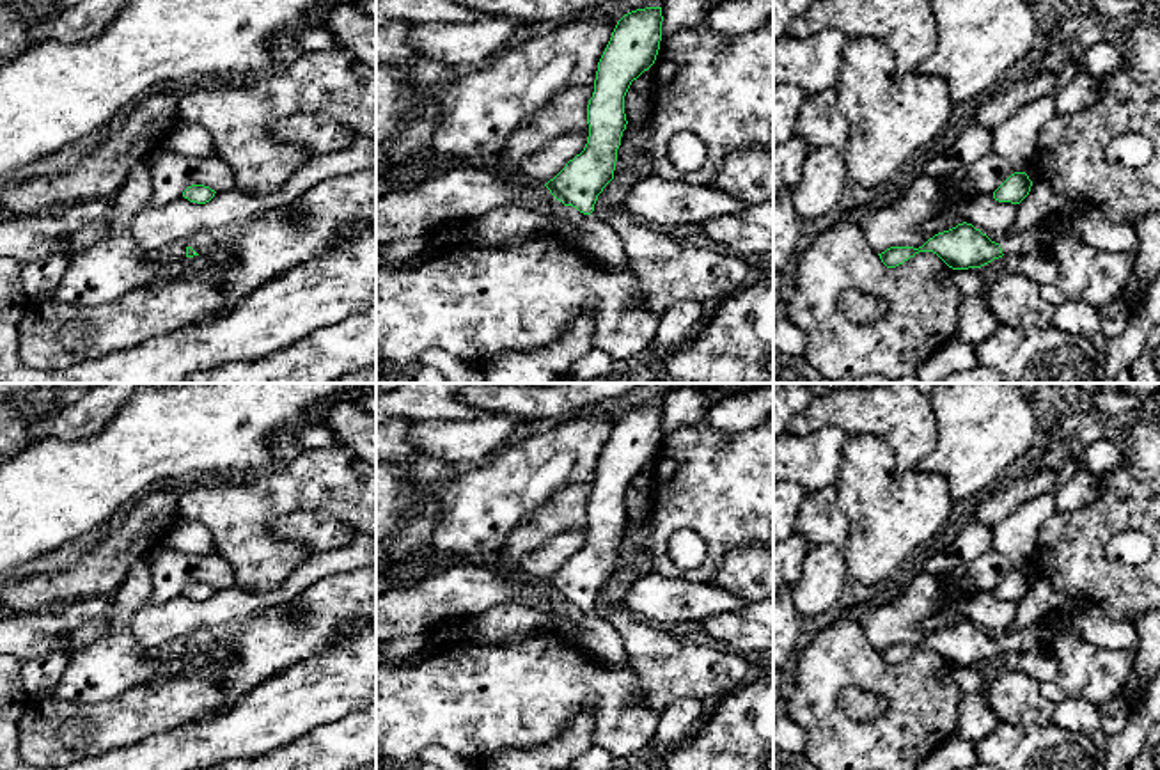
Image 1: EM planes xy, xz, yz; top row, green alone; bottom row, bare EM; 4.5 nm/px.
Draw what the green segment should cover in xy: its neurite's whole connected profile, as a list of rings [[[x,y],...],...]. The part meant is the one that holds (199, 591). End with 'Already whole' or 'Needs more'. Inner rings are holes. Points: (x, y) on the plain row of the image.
[[[192,582],[183,589],[183,594],[190,600],[206,601],[215,594],[215,587],[204,582]]]. Already whole

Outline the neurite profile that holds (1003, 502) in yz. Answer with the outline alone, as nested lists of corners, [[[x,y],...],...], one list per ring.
[[[1039,465],[1015,481],[1006,481],[986,499],[974,502],[974,518],[993,529],[1027,500],[1048,491],[1055,477],[1057,468],[1045,468]]]

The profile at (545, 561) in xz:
[[[571,529],[553,536],[548,543],[534,548],[521,559],[523,573],[545,584],[569,557],[584,548],[587,534],[589,530]]]

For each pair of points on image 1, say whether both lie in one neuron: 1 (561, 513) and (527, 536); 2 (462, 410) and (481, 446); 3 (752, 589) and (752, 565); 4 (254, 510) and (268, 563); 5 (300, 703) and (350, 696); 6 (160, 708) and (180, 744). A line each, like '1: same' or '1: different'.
1: same
2: different
3: same
4: same
5: same
6: different

